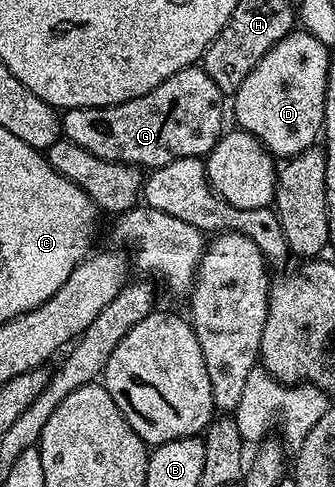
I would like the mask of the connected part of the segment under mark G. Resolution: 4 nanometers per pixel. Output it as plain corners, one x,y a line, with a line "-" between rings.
201,66
185,68
140,98
103,108
68,108
61,113
62,136
101,160
153,170
176,158
205,158
223,135
224,93

